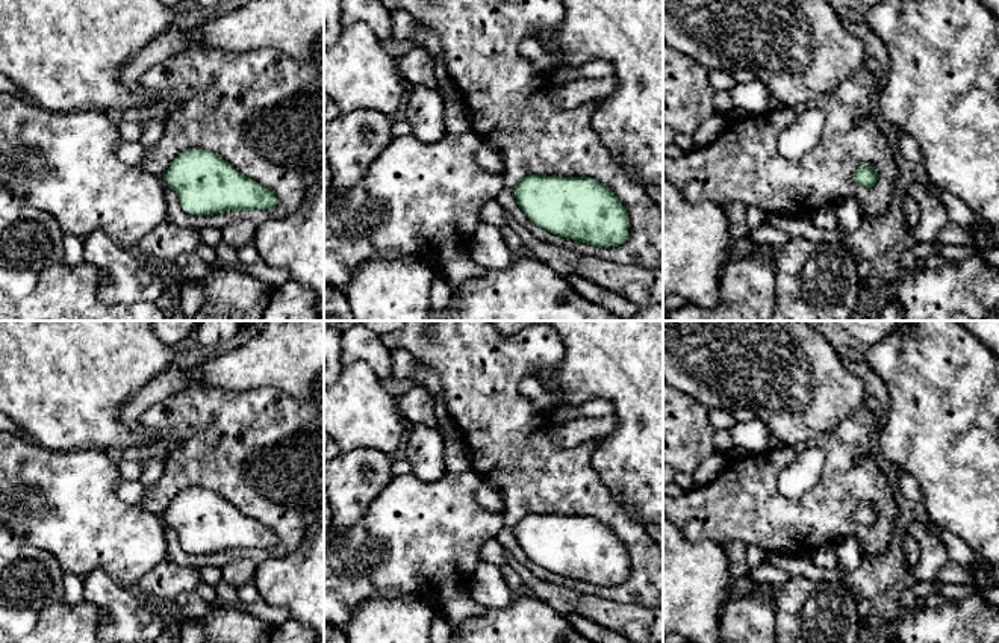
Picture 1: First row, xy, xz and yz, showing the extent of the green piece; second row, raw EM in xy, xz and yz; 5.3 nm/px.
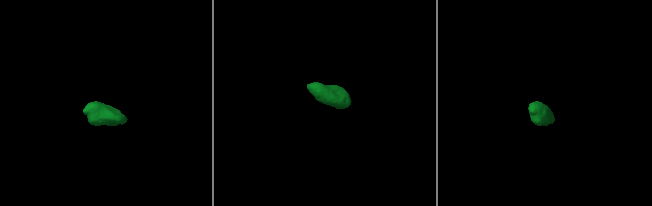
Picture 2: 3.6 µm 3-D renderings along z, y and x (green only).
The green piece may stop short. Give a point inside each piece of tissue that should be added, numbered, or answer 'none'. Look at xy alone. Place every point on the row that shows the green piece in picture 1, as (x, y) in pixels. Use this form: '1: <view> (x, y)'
1: xy (65, 164)

